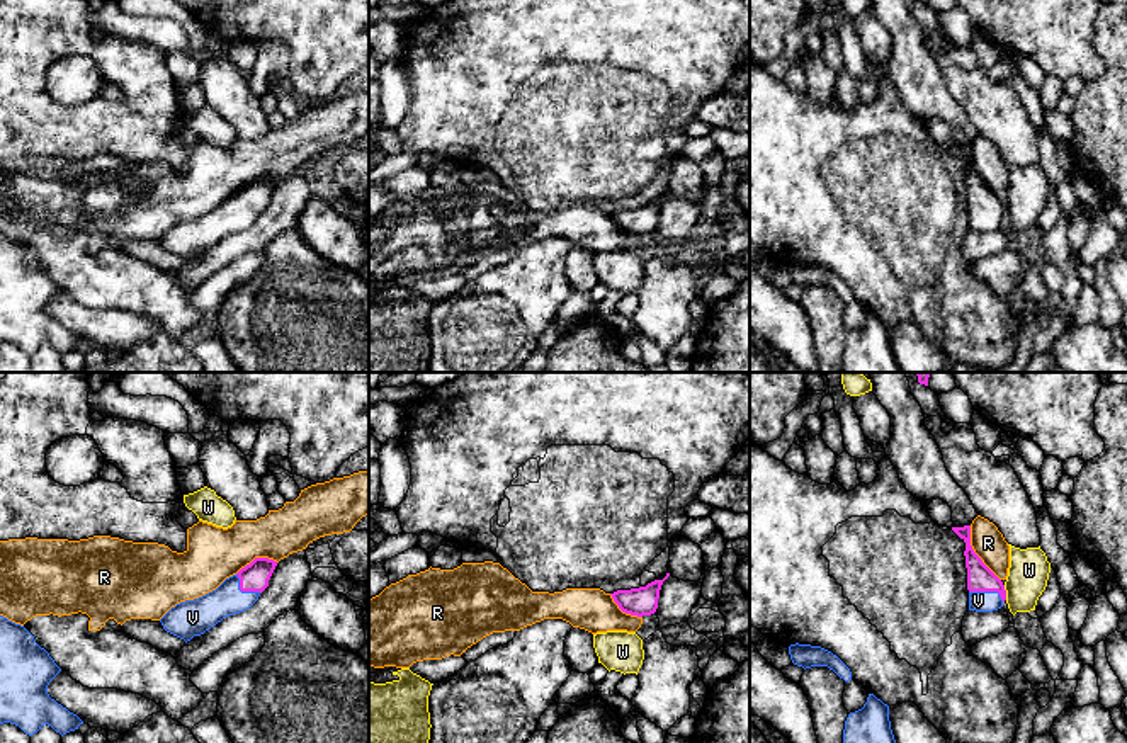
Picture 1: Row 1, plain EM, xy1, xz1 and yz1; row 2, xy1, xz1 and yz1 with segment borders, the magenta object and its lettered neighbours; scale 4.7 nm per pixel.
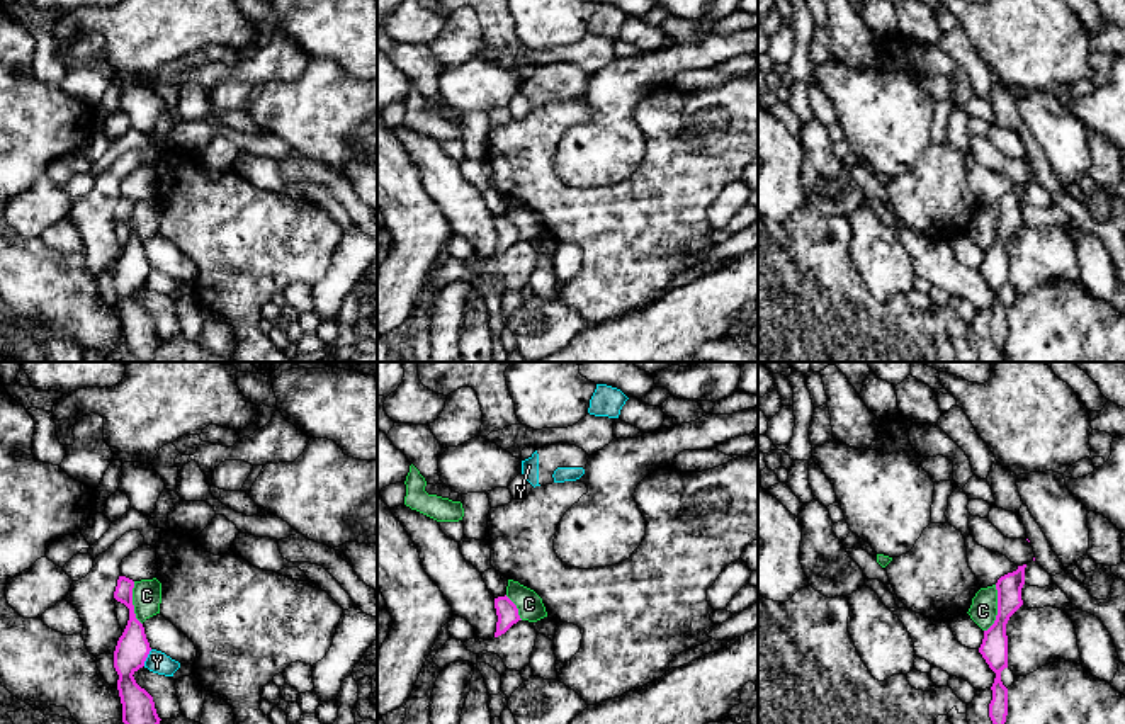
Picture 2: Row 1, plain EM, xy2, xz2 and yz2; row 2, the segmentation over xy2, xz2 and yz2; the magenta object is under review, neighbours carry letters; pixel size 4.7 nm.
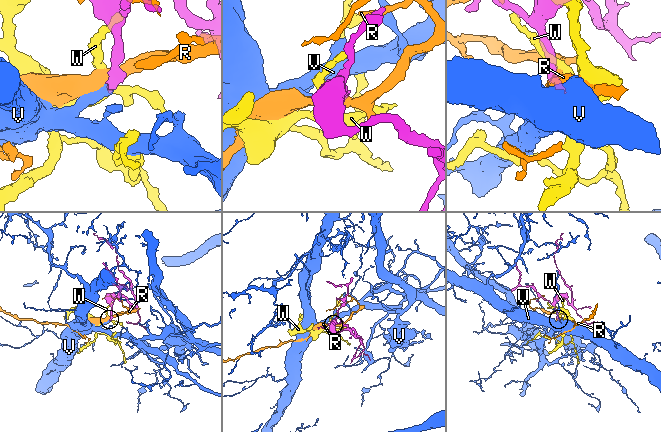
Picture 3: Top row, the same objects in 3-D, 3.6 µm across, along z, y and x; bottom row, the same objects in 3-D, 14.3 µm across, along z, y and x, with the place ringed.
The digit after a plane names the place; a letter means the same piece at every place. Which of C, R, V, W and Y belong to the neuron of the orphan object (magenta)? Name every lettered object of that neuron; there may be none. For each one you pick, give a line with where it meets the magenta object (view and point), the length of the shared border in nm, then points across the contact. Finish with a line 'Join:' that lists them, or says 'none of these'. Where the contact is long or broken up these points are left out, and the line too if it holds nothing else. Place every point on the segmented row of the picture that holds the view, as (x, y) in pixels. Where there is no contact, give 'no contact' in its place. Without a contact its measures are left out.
V: yz1 (988, 590) | 180 nm | across yz1 (979, 578), (988, 590), (978, 601)
Join: V

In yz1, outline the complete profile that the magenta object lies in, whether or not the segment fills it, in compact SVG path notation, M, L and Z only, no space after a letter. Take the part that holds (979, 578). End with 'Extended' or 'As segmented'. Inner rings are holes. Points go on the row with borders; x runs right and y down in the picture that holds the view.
M971 525L952 527L952 530L966 542L966 568L969 610L993 612L1003 607L1006 590L1003 581L983 563L971 546Z. Extended

